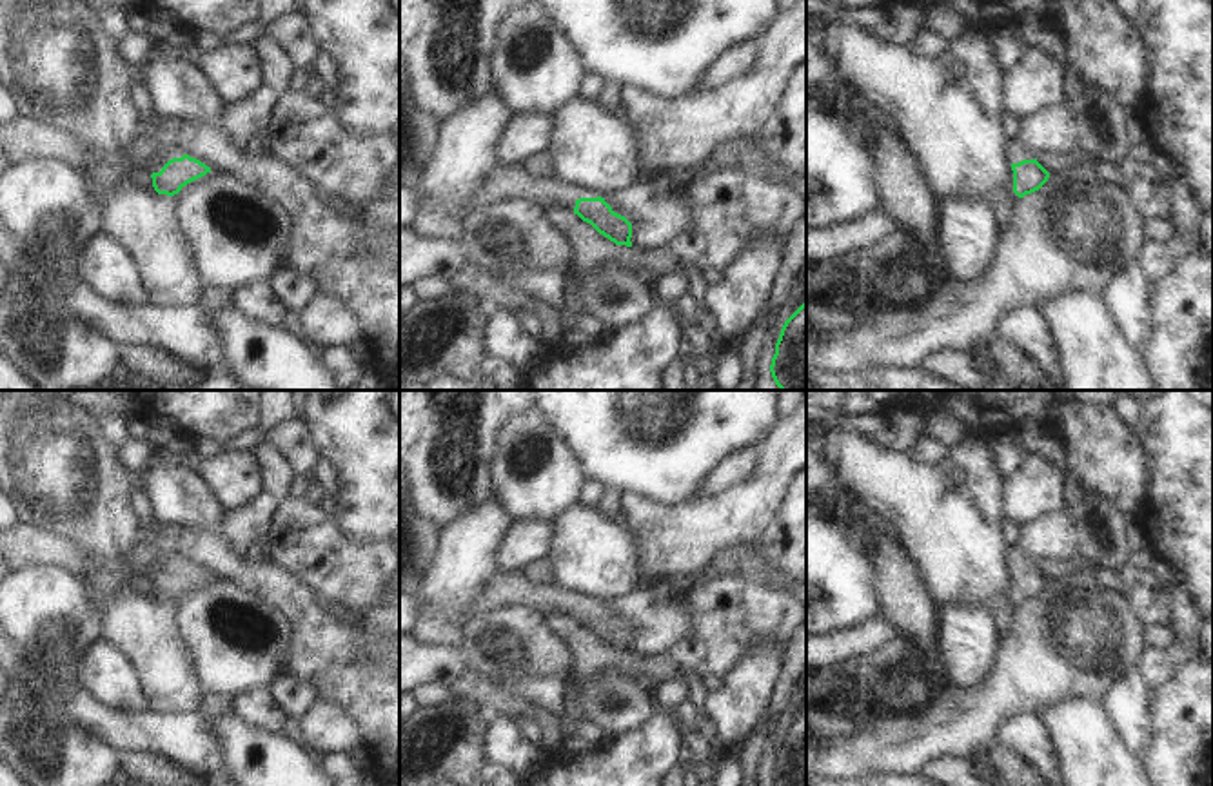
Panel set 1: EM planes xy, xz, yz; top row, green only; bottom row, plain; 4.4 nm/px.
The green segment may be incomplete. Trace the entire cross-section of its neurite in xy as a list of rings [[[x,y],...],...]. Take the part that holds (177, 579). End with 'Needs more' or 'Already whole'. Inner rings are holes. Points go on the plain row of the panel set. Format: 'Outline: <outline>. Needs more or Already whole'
Outline: [[[142,537],[131,546],[120,572],[127,575],[147,575],[154,597],[167,603],[178,601],[187,590],[211,579],[211,574],[191,565],[180,554],[154,550]]]. Needs more.

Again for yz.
Outline: [[[1008,546],[1008,566],[1013,577],[1013,599],[1019,604],[1039,597],[1050,585],[1050,579],[1037,568],[1021,546]]]. Needs more.

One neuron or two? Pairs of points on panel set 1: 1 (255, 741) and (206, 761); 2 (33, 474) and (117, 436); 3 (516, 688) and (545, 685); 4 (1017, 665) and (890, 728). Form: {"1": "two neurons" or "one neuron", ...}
{"1": "two neurons", "2": "two neurons", "3": "one neuron", "4": "one neuron"}

